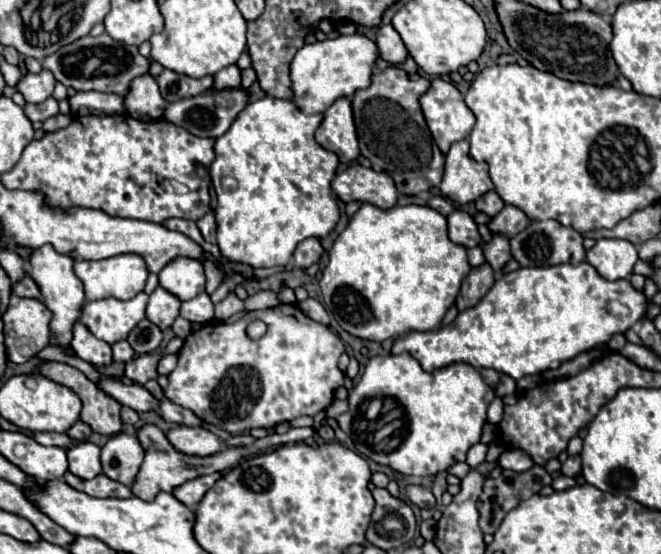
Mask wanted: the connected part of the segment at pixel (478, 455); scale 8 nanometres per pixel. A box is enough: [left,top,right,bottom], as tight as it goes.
[467,443,487,469]

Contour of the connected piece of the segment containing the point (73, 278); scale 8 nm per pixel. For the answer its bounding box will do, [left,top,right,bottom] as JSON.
[29,247,85,353]

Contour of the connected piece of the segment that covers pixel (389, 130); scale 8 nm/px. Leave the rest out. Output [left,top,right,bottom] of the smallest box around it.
[351,67,443,197]

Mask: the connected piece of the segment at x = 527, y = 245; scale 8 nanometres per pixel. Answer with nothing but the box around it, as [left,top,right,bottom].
[511,219,585,267]

